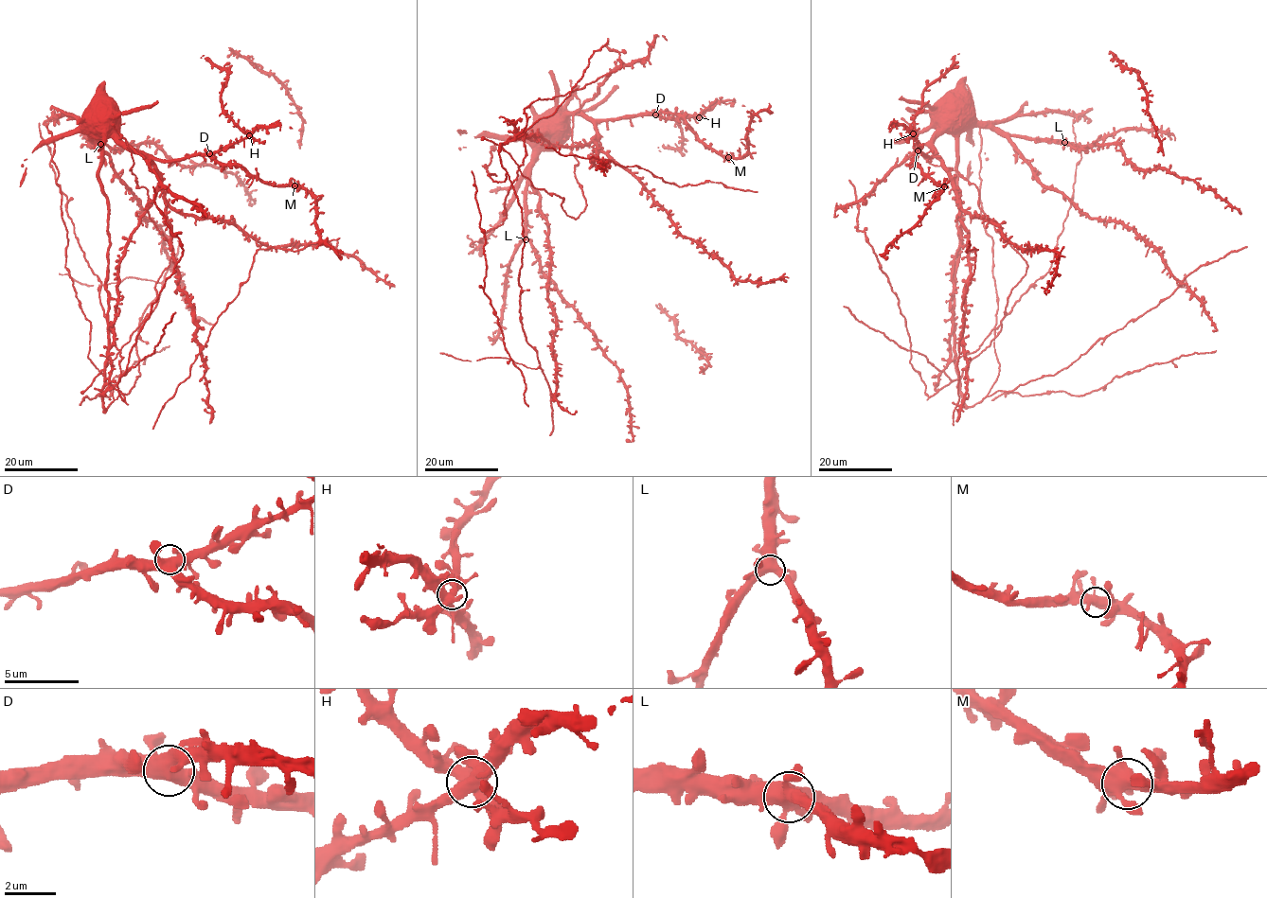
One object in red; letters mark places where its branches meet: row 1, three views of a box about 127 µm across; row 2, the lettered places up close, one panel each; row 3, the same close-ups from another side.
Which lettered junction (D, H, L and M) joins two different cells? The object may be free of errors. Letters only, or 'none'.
none

